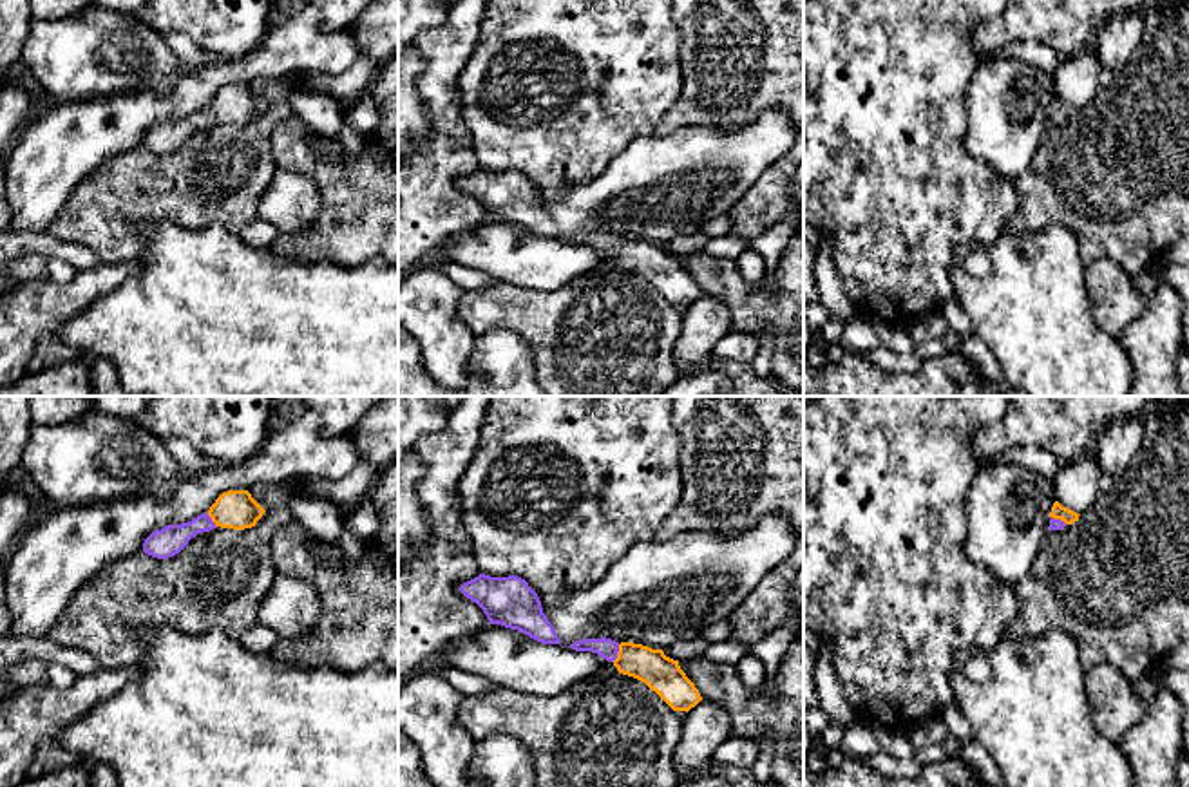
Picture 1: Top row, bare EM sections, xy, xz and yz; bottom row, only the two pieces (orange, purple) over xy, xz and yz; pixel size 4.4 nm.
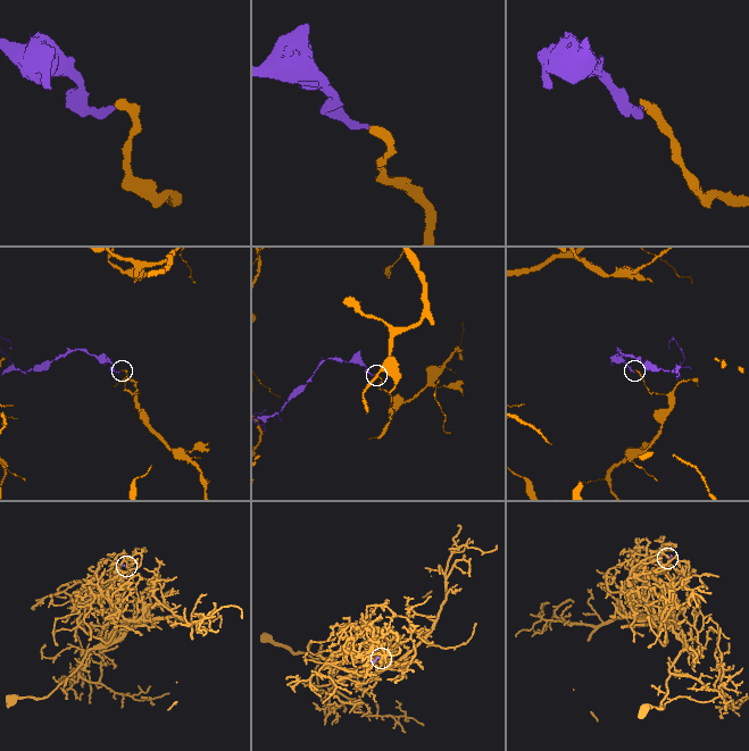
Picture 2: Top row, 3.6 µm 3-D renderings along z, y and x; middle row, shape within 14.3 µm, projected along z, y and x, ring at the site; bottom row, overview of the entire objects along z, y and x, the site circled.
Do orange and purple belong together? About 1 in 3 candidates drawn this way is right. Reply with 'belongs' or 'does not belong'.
belongs

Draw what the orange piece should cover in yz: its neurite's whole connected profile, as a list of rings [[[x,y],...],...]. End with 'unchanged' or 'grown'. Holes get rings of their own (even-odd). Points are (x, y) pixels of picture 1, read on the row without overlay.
[[[1059,96],[1053,98],[1051,107],[1050,107],[1050,125],[1062,125],[1066,119],[1071,119],[1075,116],[1079,116],[1077,107],[1062,101]]] | grown

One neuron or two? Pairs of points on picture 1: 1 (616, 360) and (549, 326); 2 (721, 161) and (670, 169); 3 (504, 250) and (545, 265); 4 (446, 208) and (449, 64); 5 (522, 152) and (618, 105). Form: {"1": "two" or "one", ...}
{"1": "one", "2": "one", "3": "one", "4": "one", "5": "one"}

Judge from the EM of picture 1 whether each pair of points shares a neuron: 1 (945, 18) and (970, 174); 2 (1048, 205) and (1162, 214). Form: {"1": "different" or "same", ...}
{"1": "same", "2": "same"}

